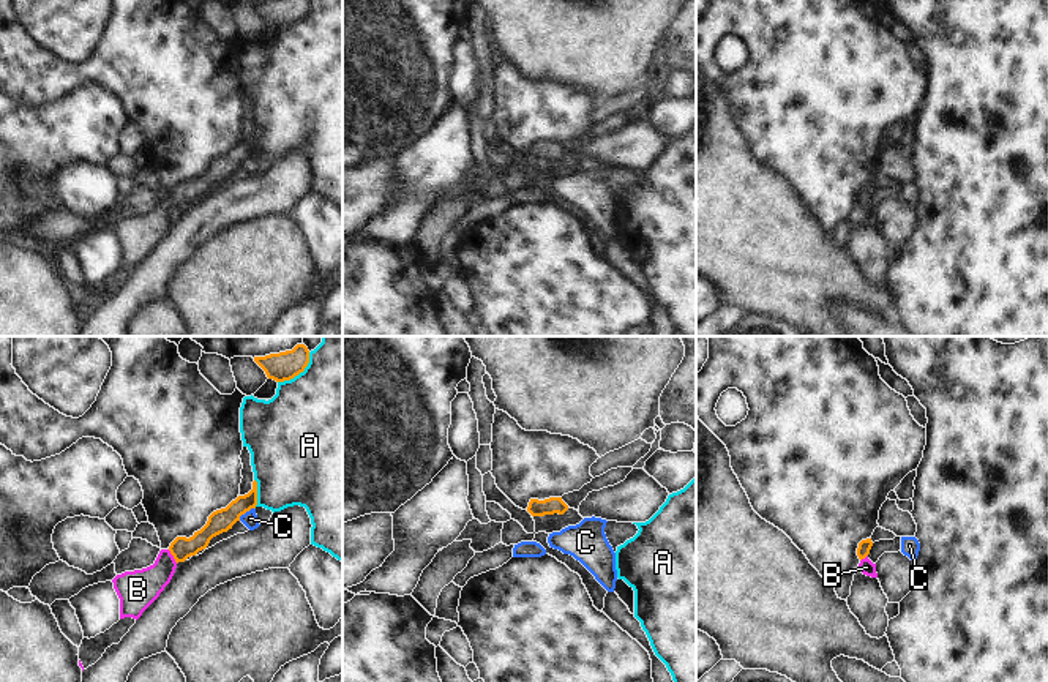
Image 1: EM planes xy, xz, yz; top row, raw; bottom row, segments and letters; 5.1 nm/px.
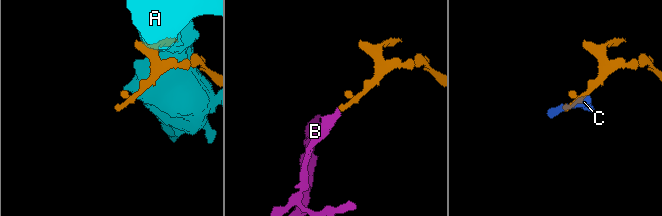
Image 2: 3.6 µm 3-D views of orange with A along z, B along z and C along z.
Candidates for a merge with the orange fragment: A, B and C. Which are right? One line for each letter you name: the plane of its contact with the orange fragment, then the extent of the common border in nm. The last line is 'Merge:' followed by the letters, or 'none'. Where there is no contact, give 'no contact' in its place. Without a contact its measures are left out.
B: meets orange in xy; contact 90 nm long
Merge: B

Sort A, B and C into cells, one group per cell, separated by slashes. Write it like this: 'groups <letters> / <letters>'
groups A / B / C

